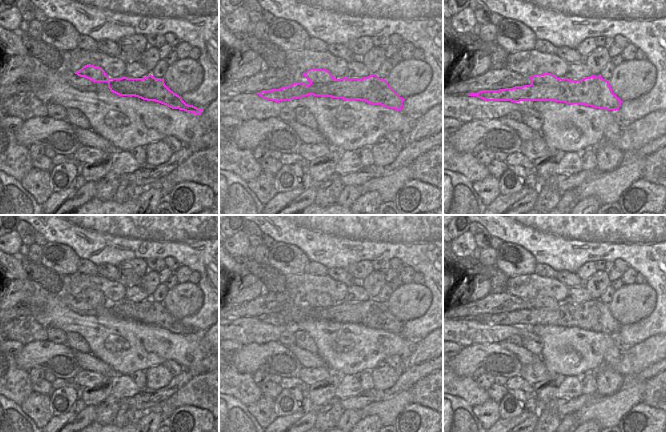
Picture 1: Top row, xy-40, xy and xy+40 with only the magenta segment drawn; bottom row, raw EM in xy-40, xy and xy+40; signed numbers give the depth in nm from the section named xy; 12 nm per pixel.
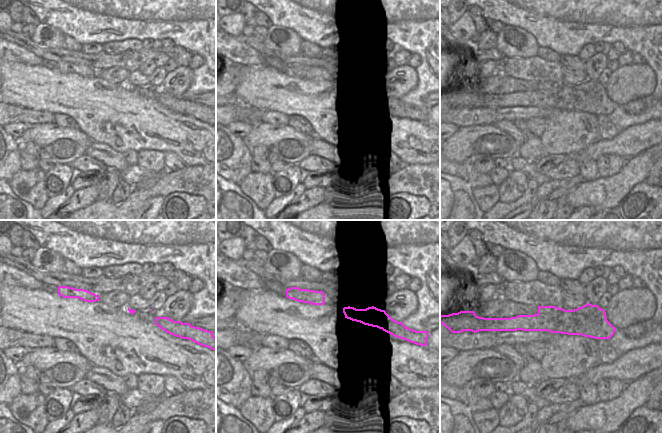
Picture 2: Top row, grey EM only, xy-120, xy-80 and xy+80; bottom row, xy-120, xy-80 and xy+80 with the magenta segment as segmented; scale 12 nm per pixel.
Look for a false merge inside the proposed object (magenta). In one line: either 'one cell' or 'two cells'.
two cells

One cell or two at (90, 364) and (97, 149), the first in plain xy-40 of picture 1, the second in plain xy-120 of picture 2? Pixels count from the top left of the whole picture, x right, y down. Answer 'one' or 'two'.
one

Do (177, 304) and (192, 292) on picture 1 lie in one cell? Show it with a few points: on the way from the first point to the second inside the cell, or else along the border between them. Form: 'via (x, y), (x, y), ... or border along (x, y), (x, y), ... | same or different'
via (181, 301), (188, 296) | same

